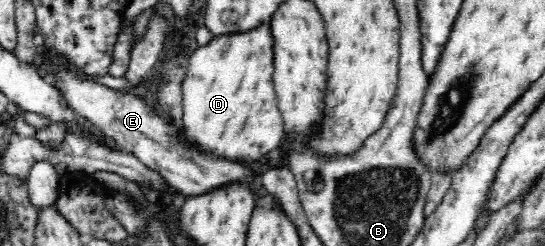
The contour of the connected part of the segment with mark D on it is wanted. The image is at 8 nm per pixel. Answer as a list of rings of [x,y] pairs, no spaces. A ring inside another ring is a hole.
[[[261,22],[258,26],[248,30],[241,30],[240,32],[229,32],[223,35],[214,36],[207,45],[199,46],[188,57],[188,64],[186,65],[185,75],[181,80],[182,91],[182,124],[185,130],[185,136],[189,140],[197,142],[201,150],[209,150],[219,157],[227,158],[229,161],[242,163],[245,161],[247,165],[254,161],[258,161],[261,157],[265,157],[271,150],[279,147],[281,141],[284,139],[284,131],[282,131],[282,117],[278,110],[276,102],[276,93],[274,92],[274,61],[275,57],[275,38],[271,32],[271,23]]]

